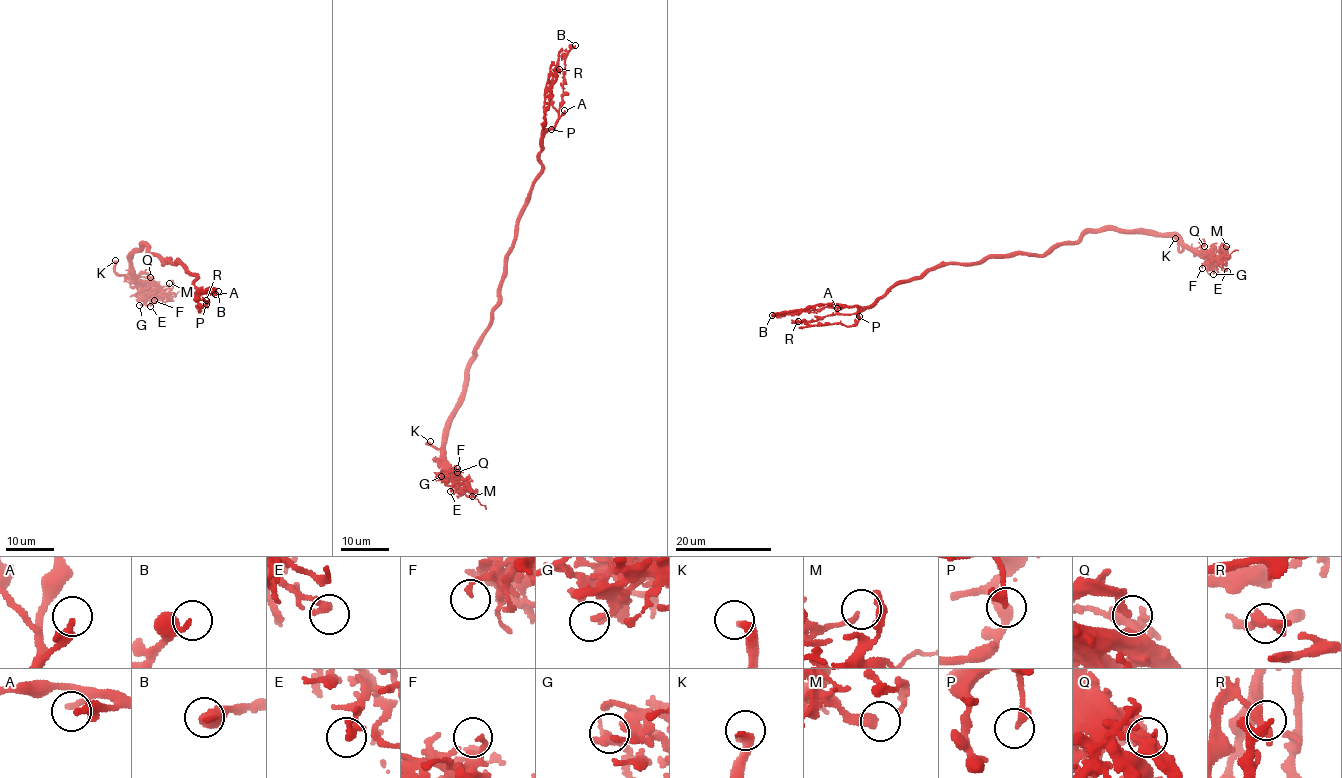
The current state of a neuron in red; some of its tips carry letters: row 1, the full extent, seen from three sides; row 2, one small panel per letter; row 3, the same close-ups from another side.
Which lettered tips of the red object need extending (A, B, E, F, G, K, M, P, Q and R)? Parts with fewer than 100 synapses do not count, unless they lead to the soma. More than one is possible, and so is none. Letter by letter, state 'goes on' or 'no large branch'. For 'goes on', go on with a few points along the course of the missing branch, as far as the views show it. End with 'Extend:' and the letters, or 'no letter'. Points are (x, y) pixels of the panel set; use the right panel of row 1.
A: no large branch
B: no large branch
E: no large branch
F: no large branch
G: no large branch
K: goes on; course (1175, 238), (1189, 252), (1239, 256), (1260, 273), (1265, 271)
M: no large branch
P: no large branch
Q: no large branch
R: no large branch
Extend: K

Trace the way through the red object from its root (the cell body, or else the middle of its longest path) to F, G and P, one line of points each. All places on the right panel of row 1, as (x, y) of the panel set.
F: (1012, 255), (1046, 255), (1099, 229), (1149, 231), (1177, 237), (1195, 248), (1205, 258), (1202, 268)
G: (1012, 255), (1046, 255), (1099, 229), (1149, 231), (1177, 237), (1196, 248), (1209, 261), (1213, 274)
P: (1012, 255), (985, 258), (976, 263), (943, 264), (891, 286), (870, 305), (858, 306), (859, 316)

